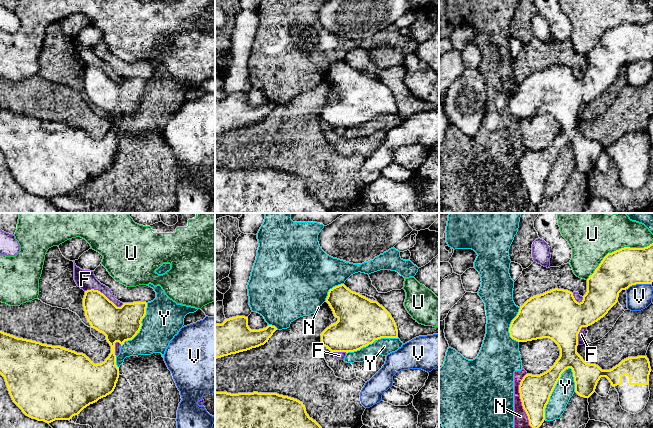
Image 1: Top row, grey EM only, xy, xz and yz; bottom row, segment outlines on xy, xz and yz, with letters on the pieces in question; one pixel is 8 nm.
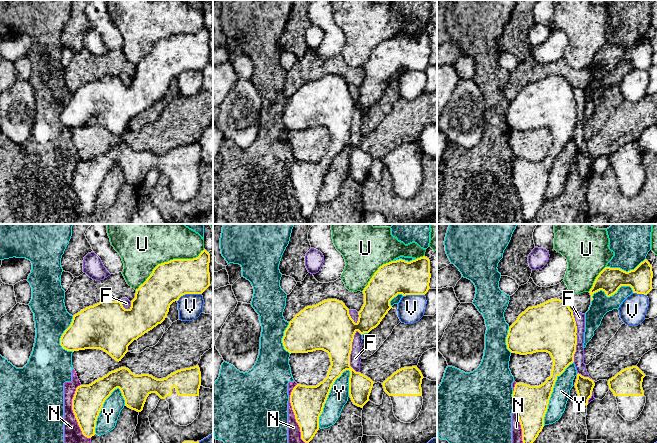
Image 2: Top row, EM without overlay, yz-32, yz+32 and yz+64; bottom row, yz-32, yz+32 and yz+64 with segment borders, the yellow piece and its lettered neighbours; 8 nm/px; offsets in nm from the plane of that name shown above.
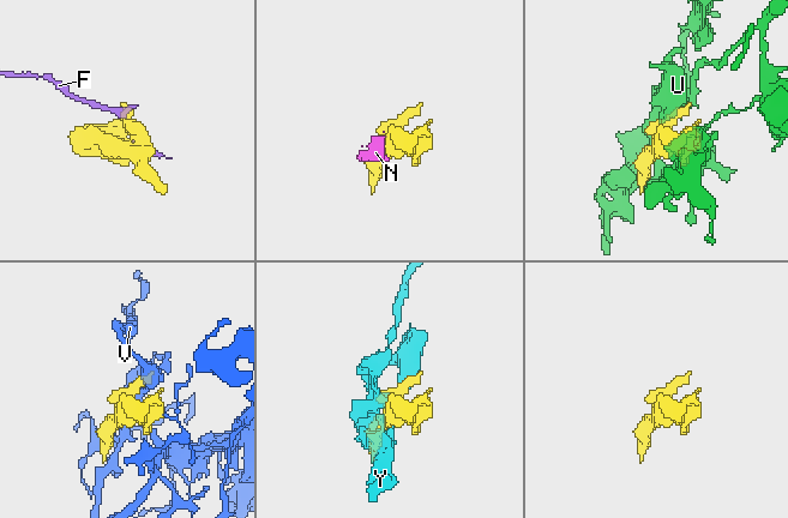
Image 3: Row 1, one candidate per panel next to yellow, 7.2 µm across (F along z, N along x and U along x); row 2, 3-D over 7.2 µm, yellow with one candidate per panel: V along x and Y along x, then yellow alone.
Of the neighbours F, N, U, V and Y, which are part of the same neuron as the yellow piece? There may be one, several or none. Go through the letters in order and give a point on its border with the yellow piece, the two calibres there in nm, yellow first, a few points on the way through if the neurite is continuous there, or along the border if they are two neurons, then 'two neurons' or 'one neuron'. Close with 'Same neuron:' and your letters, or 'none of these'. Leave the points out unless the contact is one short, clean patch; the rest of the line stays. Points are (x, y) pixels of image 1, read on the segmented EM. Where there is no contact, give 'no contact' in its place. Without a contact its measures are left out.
F: meets yellow in xy at (103, 294); 260 nm thick on the yellow side, 160 nm on the other; two neurons
N: meets yellow in yz at (521, 400); 260 nm thick on the yellow side, 110 nm on the other; two neurons
U: meets yellow in yz at (617, 250); 320 nm thick on the yellow side, 380 nm on the other; two neurons
V: meets yellow in yz at (637, 283); 320 nm thick on the yellow side, 200 nm on the other; two neurons
Y: meets yellow in yz at (552, 391); 260 nm thick on the yellow side, 160 nm on the other; two neurons
Same neuron: none of these

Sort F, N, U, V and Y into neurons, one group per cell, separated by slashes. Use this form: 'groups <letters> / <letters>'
groups F / N Y / U / V

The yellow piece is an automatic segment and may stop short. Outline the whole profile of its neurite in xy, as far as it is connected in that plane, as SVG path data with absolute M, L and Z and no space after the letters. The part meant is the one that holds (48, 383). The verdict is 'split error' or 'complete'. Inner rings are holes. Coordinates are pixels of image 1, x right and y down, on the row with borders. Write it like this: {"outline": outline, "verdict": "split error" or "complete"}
{"outline": "M91 289L85 291L83 307L91 328L103 333L111 346L111 353L100 364L94 364L83 353L0 331L0 374L5 379L13 402L32 419L48 424L55 420L70 420L90 404L114 391L119 378L115 343L119 342L122 346L139 333L147 303L123 303L121 307L117 307L103 293Z", "verdict": "complete"}

